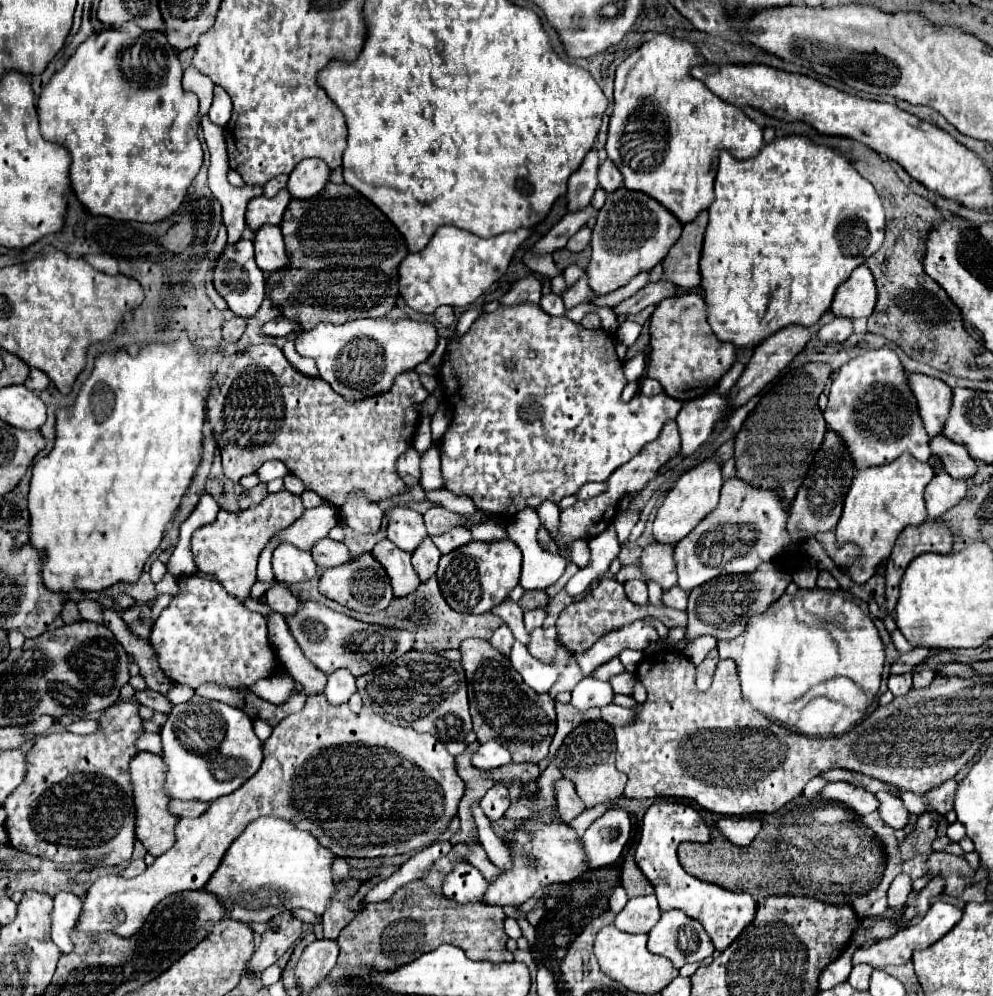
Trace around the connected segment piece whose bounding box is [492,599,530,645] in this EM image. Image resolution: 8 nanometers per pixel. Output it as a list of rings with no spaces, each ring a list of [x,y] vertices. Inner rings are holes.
[[[506,599],[500,605],[496,605],[492,609],[492,613],[504,619],[504,623],[510,627],[510,631],[512,631],[512,635],[514,635],[516,641],[522,641],[522,645],[528,645],[530,643],[530,633],[526,633],[524,621],[522,621],[522,613],[524,611],[520,609],[520,605],[516,601]]]

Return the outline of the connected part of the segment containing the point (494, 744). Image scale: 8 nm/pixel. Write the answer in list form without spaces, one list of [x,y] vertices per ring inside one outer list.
[[[488,741],[478,747],[478,751],[472,755],[472,765],[478,769],[494,769],[510,763],[510,751],[502,747],[498,741]]]

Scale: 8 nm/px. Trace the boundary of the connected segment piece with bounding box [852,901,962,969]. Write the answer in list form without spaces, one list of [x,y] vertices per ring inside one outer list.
[[[936,901],[936,903],[928,909],[928,913],[926,913],[916,925],[910,925],[910,927],[898,931],[894,937],[890,937],[890,939],[886,939],[886,941],[880,941],[880,943],[876,943],[876,945],[870,945],[868,949],[858,949],[858,951],[854,953],[854,959],[852,959],[852,961],[854,961],[854,965],[858,965],[858,963],[868,963],[868,965],[874,967],[874,969],[884,969],[884,967],[888,967],[888,965],[908,963],[908,961],[912,959],[914,949],[926,949],[926,947],[930,947],[932,943],[936,943],[938,939],[942,939],[942,937],[960,921],[960,917],[962,917],[962,911],[960,911],[958,907],[954,907],[954,905],[950,905],[950,903],[944,903],[944,901]]]

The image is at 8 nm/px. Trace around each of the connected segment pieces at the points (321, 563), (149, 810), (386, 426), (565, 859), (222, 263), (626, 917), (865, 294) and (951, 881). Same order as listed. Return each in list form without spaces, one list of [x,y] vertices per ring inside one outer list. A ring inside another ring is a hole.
[[[322,539],[312,547],[312,557],[320,569],[330,569],[338,567],[342,563],[350,563],[350,559],[356,559],[344,543],[332,541],[332,539]]]
[[[140,751],[130,763],[130,777],[132,777],[134,801],[136,801],[136,837],[152,857],[158,857],[176,843],[174,827],[178,823],[178,817],[174,817],[168,811],[170,795],[166,795],[166,789],[164,789],[166,765],[162,763],[162,759],[158,755]]]
[[[272,343],[252,345],[242,353],[224,357],[214,373],[214,391],[208,399],[208,417],[214,437],[222,453],[224,475],[232,481],[240,481],[244,475],[252,475],[264,461],[278,459],[288,471],[300,477],[306,489],[318,493],[334,507],[342,507],[346,499],[362,491],[370,501],[384,501],[392,495],[404,493],[406,485],[398,477],[394,465],[398,457],[412,447],[412,439],[418,425],[418,409],[430,395],[414,371],[398,375],[392,389],[386,395],[370,397],[362,403],[346,401],[336,395],[322,379],[308,379],[298,373],[284,357],[282,349]]]
[[[526,821],[522,827],[510,831],[506,835],[508,849],[514,861],[512,871],[502,871],[496,881],[488,885],[488,891],[484,895],[484,903],[488,905],[522,905],[528,901],[536,891],[552,885],[552,883],[570,883],[578,879],[586,867],[586,853],[582,851],[582,841],[578,835],[564,823],[534,823]],[[532,833],[532,839],[530,839]]]
[[[240,239],[236,245],[226,247],[224,253],[218,259],[218,265],[214,269],[214,287],[216,291],[226,299],[228,307],[240,315],[240,317],[252,317],[256,315],[256,311],[260,309],[262,301],[264,301],[264,273],[258,269],[256,261],[254,261],[254,245],[248,239]]]
[[[654,895],[632,897],[628,905],[616,915],[614,925],[626,933],[648,933],[660,919],[658,901]]]
[[[866,265],[852,271],[852,275],[838,287],[830,311],[836,317],[868,317],[876,305],[876,283]]]
[[[932,853],[932,857],[928,859],[928,871],[934,871],[938,877],[946,879],[944,895],[948,897],[960,897],[962,889],[974,877],[974,871],[962,857],[948,853]]]

